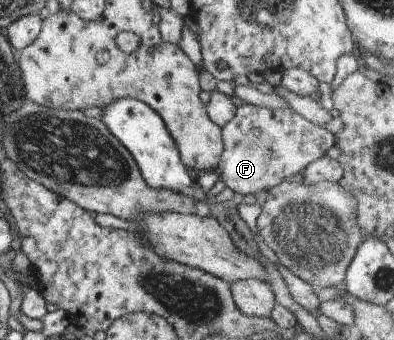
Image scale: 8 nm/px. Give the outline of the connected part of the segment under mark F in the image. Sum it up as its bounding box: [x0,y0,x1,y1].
[216,104,335,196]

